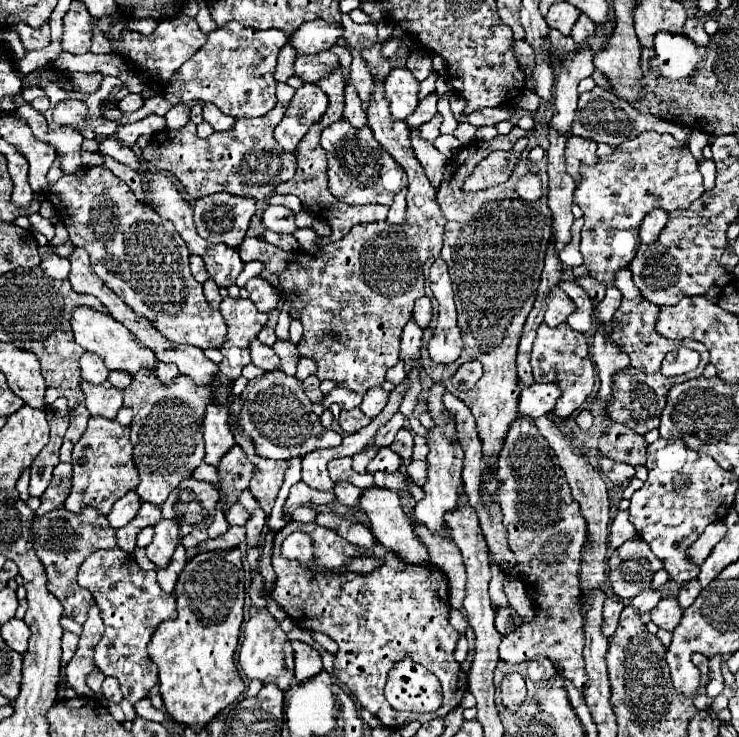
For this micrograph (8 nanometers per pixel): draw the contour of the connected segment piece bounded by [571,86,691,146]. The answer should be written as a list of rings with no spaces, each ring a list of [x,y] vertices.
[[[595,86],[593,90],[589,90],[589,92],[579,96],[577,118],[575,118],[573,130],[571,130],[575,136],[589,138],[589,140],[595,140],[595,142],[605,142],[605,144],[611,144],[611,146],[619,146],[621,142],[631,140],[631,138],[635,138],[635,136],[639,136],[641,132],[647,132],[647,130],[669,132],[669,134],[673,134],[683,144],[687,144],[689,136],[691,136],[691,128],[675,124],[675,122],[661,120],[661,118],[651,116],[651,114],[639,114],[629,102],[625,102],[625,100],[621,102],[621,98],[617,98],[615,94],[611,94],[605,88]]]

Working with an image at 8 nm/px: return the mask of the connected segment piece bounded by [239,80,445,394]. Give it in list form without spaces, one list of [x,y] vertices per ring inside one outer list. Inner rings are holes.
[[[377,80],[375,84],[377,90],[369,104],[369,126],[377,142],[409,176],[407,222],[357,224],[345,238],[323,246],[321,258],[309,258],[301,250],[283,252],[263,238],[245,238],[239,246],[243,262],[259,260],[265,264],[261,276],[279,292],[299,292],[291,316],[303,324],[305,332],[297,346],[301,356],[315,360],[317,378],[333,380],[337,386],[355,394],[365,394],[369,388],[381,386],[387,370],[397,364],[403,326],[411,318],[415,300],[425,294],[423,264],[427,258],[439,256],[445,226],[445,218],[435,200],[435,188],[425,178],[413,154],[409,126],[391,118],[389,102],[383,96],[383,82]],[[331,330],[341,336],[339,342],[325,340],[325,334]]]

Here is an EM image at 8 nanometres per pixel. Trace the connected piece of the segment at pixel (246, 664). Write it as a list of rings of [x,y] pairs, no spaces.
[[[251,606],[249,610],[249,620],[245,624],[245,638],[239,650],[239,666],[251,680],[257,678],[263,684],[275,684],[281,690],[293,686],[295,670],[293,670],[293,650],[289,638],[265,608],[257,610]]]

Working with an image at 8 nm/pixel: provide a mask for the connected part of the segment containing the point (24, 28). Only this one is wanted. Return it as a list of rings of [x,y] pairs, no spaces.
[[[15,24],[15,26],[11,26],[11,32],[17,32],[21,36],[23,48],[27,52],[41,50],[49,44],[49,26],[47,24],[41,30],[31,30],[27,24]]]

